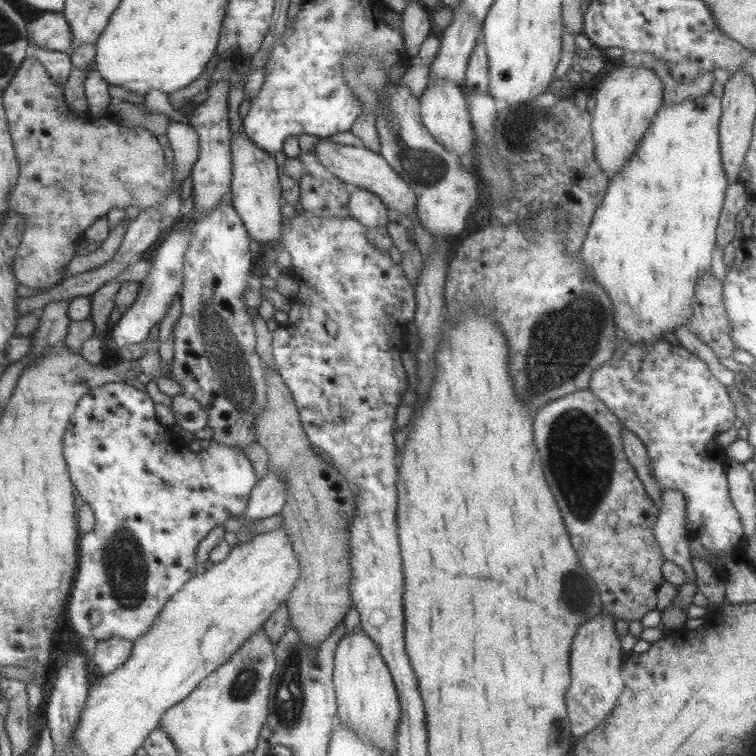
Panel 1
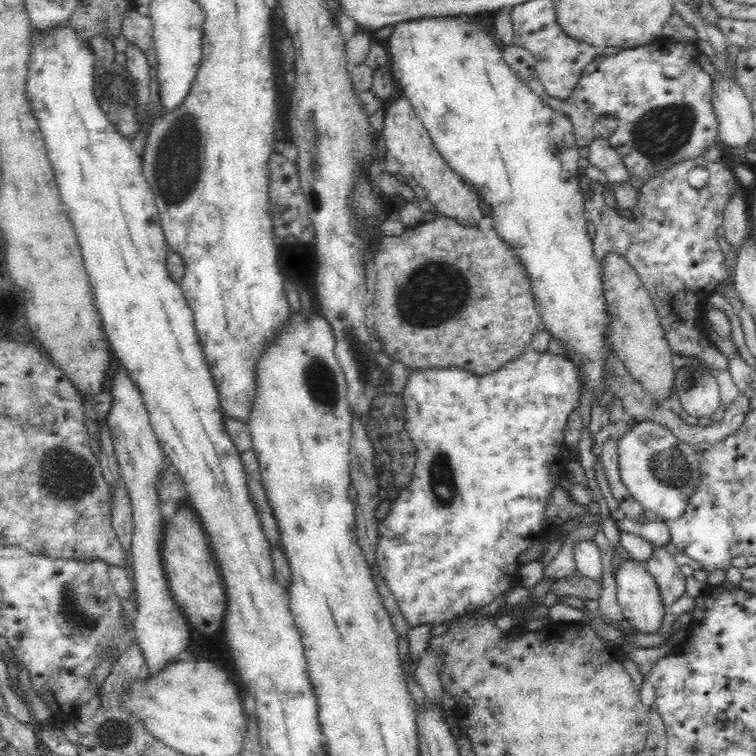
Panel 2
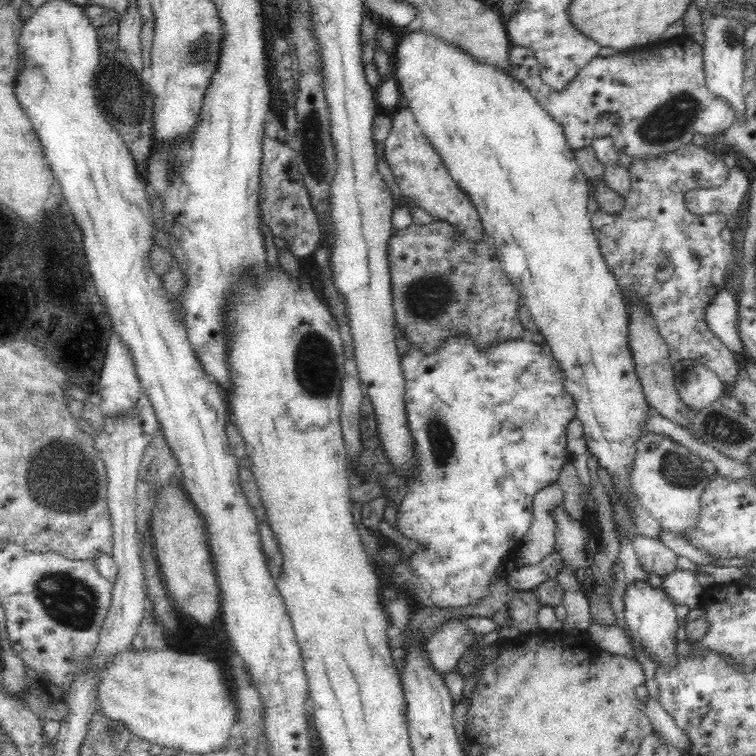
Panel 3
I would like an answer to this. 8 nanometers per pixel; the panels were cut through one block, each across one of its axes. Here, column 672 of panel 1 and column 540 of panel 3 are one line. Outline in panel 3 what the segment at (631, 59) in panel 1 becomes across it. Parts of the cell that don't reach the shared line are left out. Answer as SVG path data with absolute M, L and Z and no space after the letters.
M688 35L675 37L668 43L660 40L656 43L650 42L646 46L620 51L607 57L598 55L561 91L552 91L540 80L537 70L538 61L532 49L512 44L508 50L508 61L514 77L529 90L548 114L563 126L566 142L574 150L586 148L592 144L592 140L596 138L595 124L605 110L617 117L617 124L610 134L616 151L640 161L660 158L662 154L672 154L681 146L692 144L696 134L704 137L722 134L734 122L732 107L724 99L718 99L708 91L703 48L692 41Z

